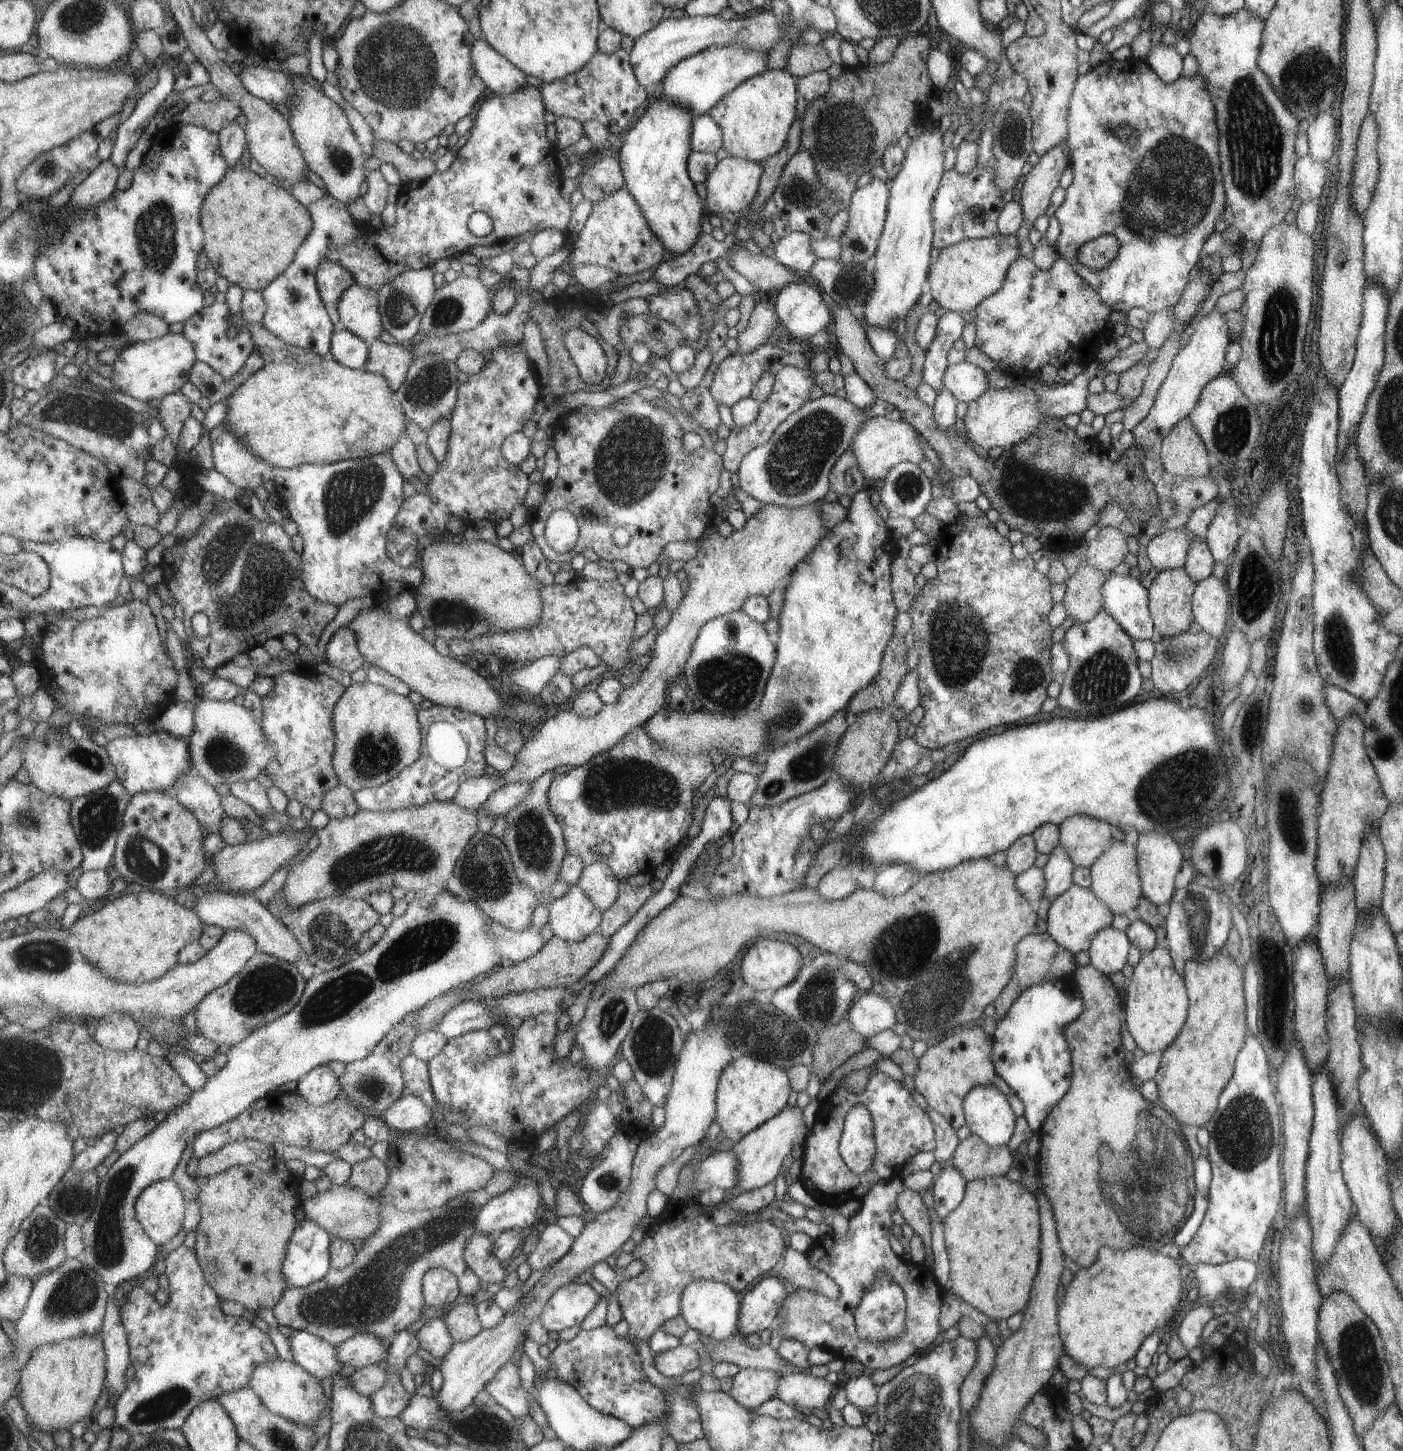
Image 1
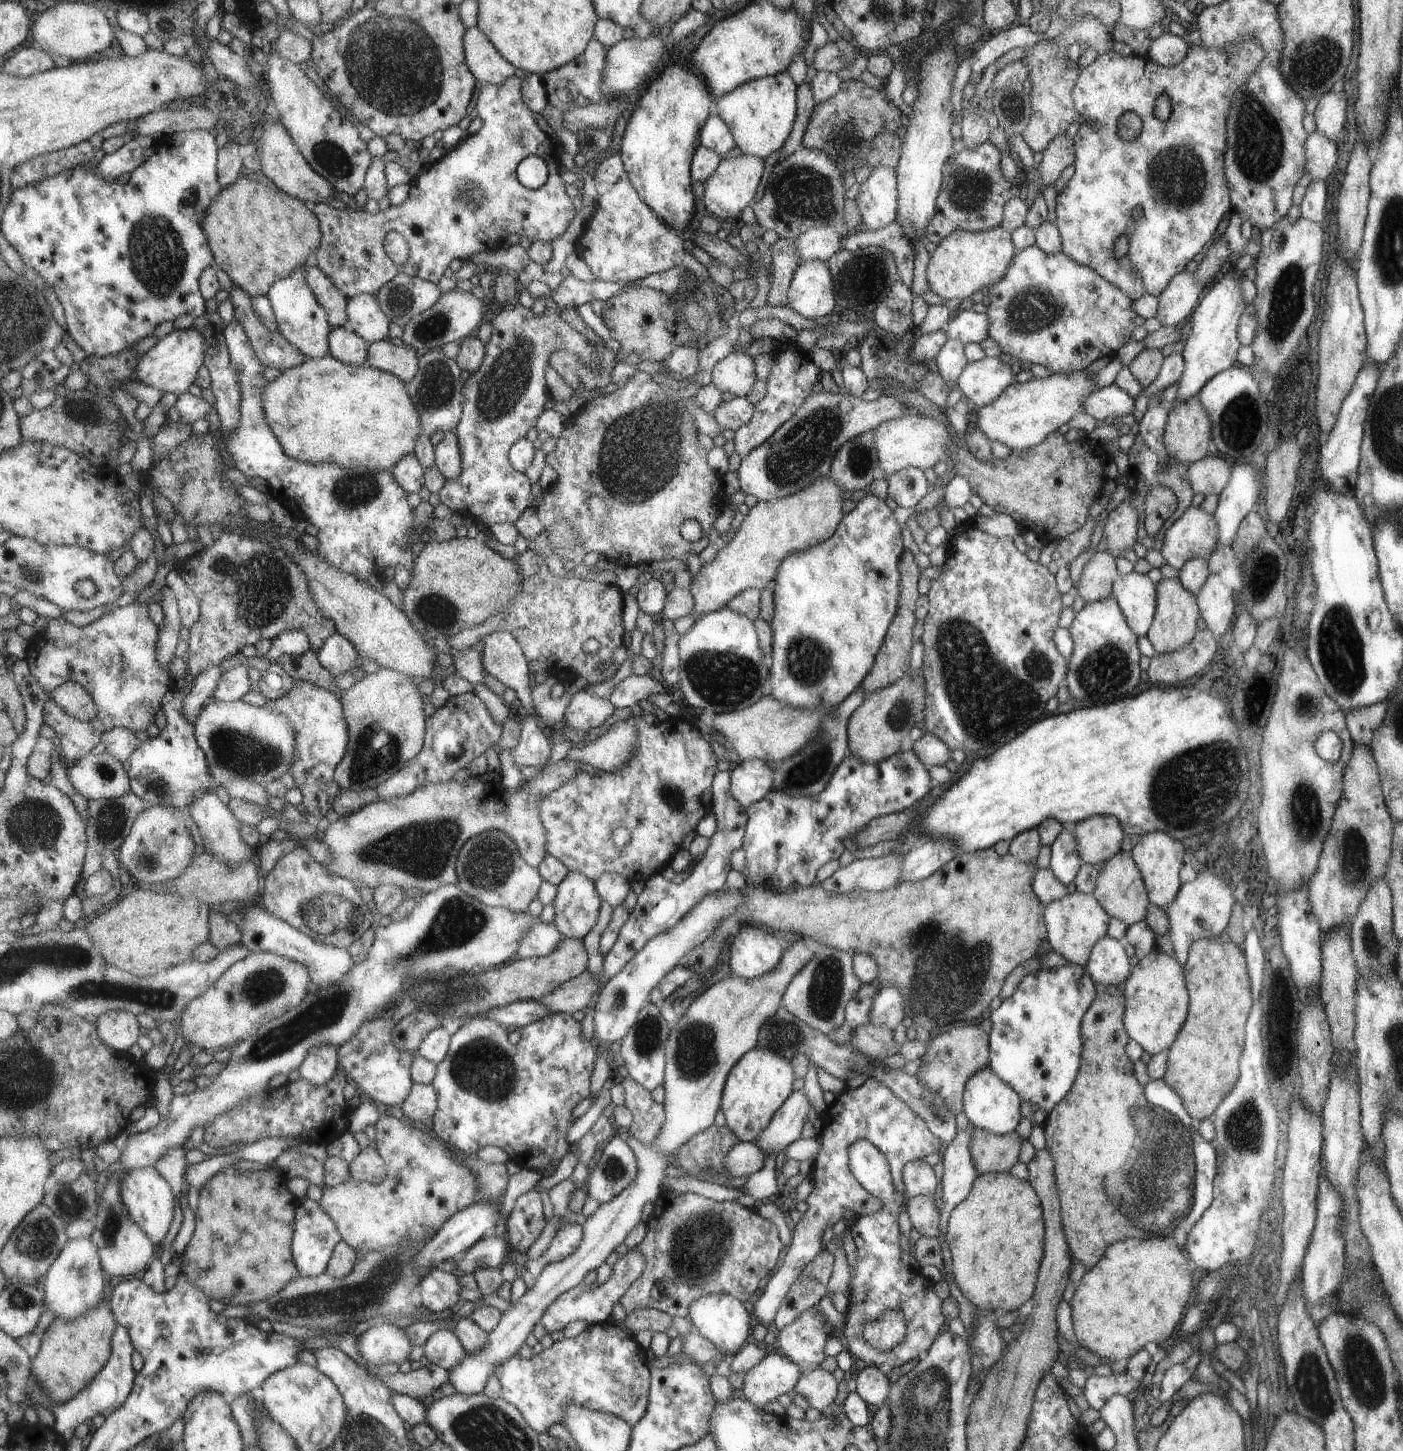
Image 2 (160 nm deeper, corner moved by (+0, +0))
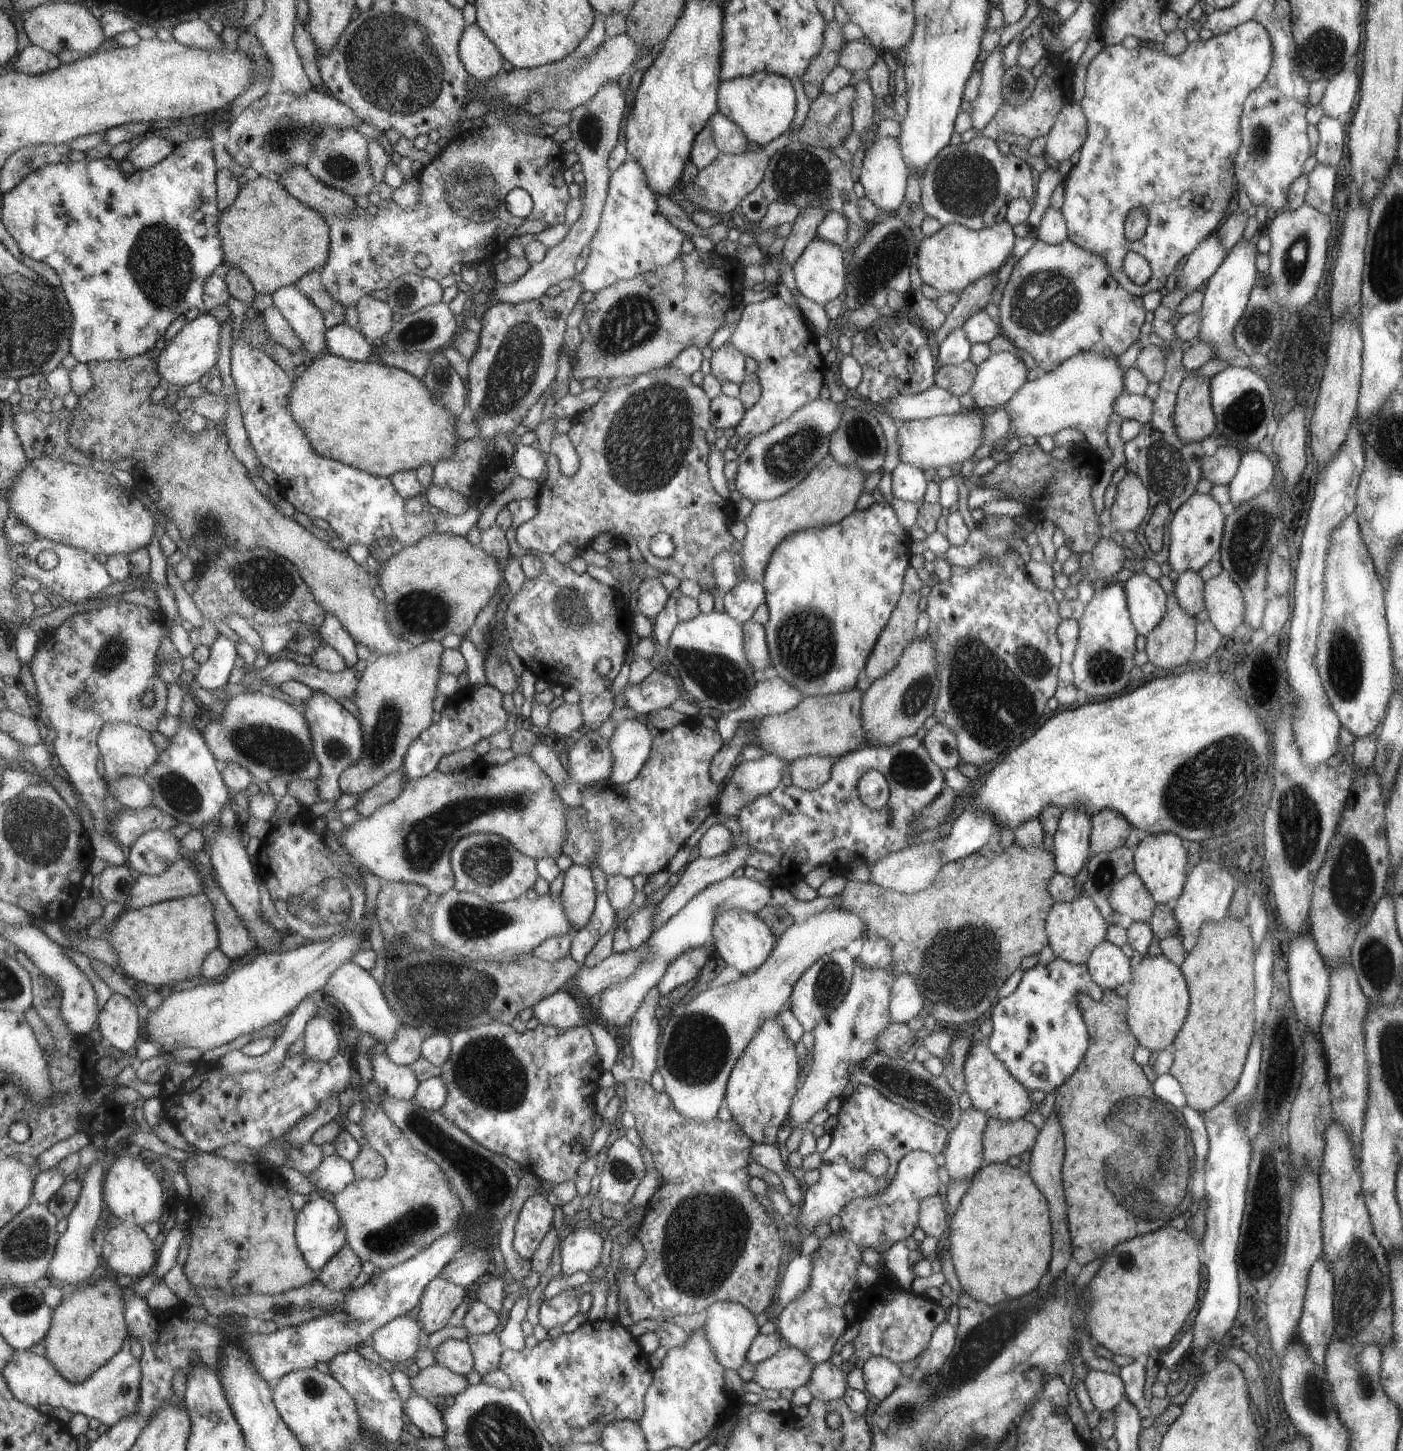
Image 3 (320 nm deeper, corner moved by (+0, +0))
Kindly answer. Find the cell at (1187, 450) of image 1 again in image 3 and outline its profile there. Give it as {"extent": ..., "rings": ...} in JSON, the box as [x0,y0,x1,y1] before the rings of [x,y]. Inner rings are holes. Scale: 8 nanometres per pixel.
{"extent":[1173,371,1216,443],"rings":[[[1197,371],[1186,372],[1179,385],[1173,418],[1176,435],[1184,443],[1201,442],[1216,427],[1212,404],[1209,404],[1209,389],[1207,380]]]}

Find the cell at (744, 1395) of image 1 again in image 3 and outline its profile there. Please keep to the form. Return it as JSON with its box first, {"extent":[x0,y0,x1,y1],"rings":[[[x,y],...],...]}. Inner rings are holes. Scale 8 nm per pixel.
{"extent":[751,1345,814,1391],"rings":[[[782,1345],[769,1358],[756,1364],[751,1380],[763,1390],[793,1391],[807,1384],[814,1366],[803,1351]]]}

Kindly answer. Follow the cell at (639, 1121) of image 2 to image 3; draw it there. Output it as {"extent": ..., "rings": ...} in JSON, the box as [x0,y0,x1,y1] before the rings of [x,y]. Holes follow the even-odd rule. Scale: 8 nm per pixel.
{"extent":[623,1078,781,1317],"rings":[[[630,1078],[624,1082],[624,1085],[625,1092],[623,1098],[625,1108],[633,1113],[634,1129],[637,1131],[641,1142],[651,1152],[652,1161],[654,1162],[653,1166],[663,1180],[646,1203],[644,1215],[639,1222],[638,1231],[635,1234],[635,1238],[641,1243],[645,1254],[645,1258],[633,1274],[637,1286],[649,1297],[657,1312],[662,1315],[667,1314],[669,1317],[675,1314],[695,1314],[695,1312],[702,1312],[711,1303],[715,1303],[716,1301],[741,1303],[745,1308],[749,1309],[749,1312],[758,1315],[771,1302],[771,1296],[773,1296],[775,1286],[777,1286],[779,1258],[781,1258],[781,1242],[779,1242],[779,1236],[777,1236],[778,1228],[775,1228],[775,1222],[771,1222],[771,1216],[769,1217],[765,1214],[763,1206],[759,1202],[755,1202],[755,1195],[751,1194],[749,1188],[747,1188],[747,1180],[751,1178],[747,1174],[751,1139],[733,1119],[726,1121],[721,1121],[717,1117],[708,1121],[686,1119],[683,1115],[680,1115],[679,1111],[676,1111],[672,1100],[664,1090],[656,1092],[647,1081]]]}

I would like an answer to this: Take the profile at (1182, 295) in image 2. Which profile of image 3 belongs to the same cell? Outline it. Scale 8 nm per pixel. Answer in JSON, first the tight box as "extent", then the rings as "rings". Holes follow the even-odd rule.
{"extent":[1176,233,1226,294],"rings":[[[1216,233],[1208,234],[1187,255],[1187,260],[1179,269],[1176,282],[1185,290],[1186,294],[1191,293],[1196,286],[1207,282],[1223,262],[1225,255],[1226,250],[1220,245]]]}

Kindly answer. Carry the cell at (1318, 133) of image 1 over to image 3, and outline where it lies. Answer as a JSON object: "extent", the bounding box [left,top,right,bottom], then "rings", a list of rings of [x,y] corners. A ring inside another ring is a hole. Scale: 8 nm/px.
{"extent":[1320,68,1360,117],"rings":[[[1344,68],[1327,80],[1320,100],[1323,114],[1347,117],[1347,110],[1353,106],[1353,98],[1357,94],[1357,84],[1360,84],[1357,80],[1360,78],[1357,78],[1355,70]]]}

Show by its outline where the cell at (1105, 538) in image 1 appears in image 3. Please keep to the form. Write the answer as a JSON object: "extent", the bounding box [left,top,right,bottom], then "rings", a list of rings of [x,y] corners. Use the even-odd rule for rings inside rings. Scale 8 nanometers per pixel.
{"extent":[1108,470,1147,537],"rings":[[[1127,470],[1116,484],[1116,495],[1108,509],[1113,536],[1119,537],[1141,524],[1147,514],[1147,491],[1136,474]]]}

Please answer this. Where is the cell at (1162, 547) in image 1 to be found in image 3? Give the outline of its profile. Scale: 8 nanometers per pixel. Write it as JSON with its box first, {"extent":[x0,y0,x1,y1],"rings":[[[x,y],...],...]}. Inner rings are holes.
{"extent":[1167,492,1225,574],"rings":[[[1194,492],[1189,496],[1173,513],[1169,524],[1170,545],[1167,562],[1170,567],[1179,574],[1185,571],[1197,573],[1203,568],[1221,546],[1220,538],[1225,517],[1220,504],[1217,504],[1209,493]]]}

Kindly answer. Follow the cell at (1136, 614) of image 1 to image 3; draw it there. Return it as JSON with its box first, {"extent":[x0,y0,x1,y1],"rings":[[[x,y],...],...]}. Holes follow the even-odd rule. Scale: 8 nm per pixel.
{"extent":[1121,573,1166,637],"rings":[[[1146,573],[1135,574],[1128,580],[1121,582],[1126,592],[1126,600],[1128,604],[1128,612],[1133,626],[1137,629],[1138,635],[1144,637],[1159,624],[1166,612],[1166,592],[1160,585],[1159,581],[1149,578]]]}

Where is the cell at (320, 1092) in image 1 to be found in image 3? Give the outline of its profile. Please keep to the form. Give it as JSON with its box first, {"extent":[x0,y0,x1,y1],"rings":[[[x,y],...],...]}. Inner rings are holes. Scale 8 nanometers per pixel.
{"extent":[304,1015,339,1061],"rings":[[[315,1015],[307,1022],[304,1031],[305,1049],[308,1059],[330,1061],[339,1052],[339,1031],[327,1018]]]}

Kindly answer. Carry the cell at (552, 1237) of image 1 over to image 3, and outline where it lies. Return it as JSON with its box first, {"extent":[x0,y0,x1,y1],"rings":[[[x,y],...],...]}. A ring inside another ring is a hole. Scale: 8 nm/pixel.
{"extent":[561,1230,603,1274],"rings":[[[573,1230],[566,1233],[561,1242],[562,1274],[595,1270],[603,1258],[603,1237],[600,1230]]]}

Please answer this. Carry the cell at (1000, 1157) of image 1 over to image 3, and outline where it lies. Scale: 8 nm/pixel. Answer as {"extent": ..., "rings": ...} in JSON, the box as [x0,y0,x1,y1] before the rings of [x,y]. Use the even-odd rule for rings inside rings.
{"extent":[982,1117,1039,1163],"rings":[[[1024,1117],[1001,1120],[988,1118],[982,1140],[983,1163],[1005,1163],[1010,1156],[1020,1155],[1030,1150],[1036,1142],[1039,1132]]]}

